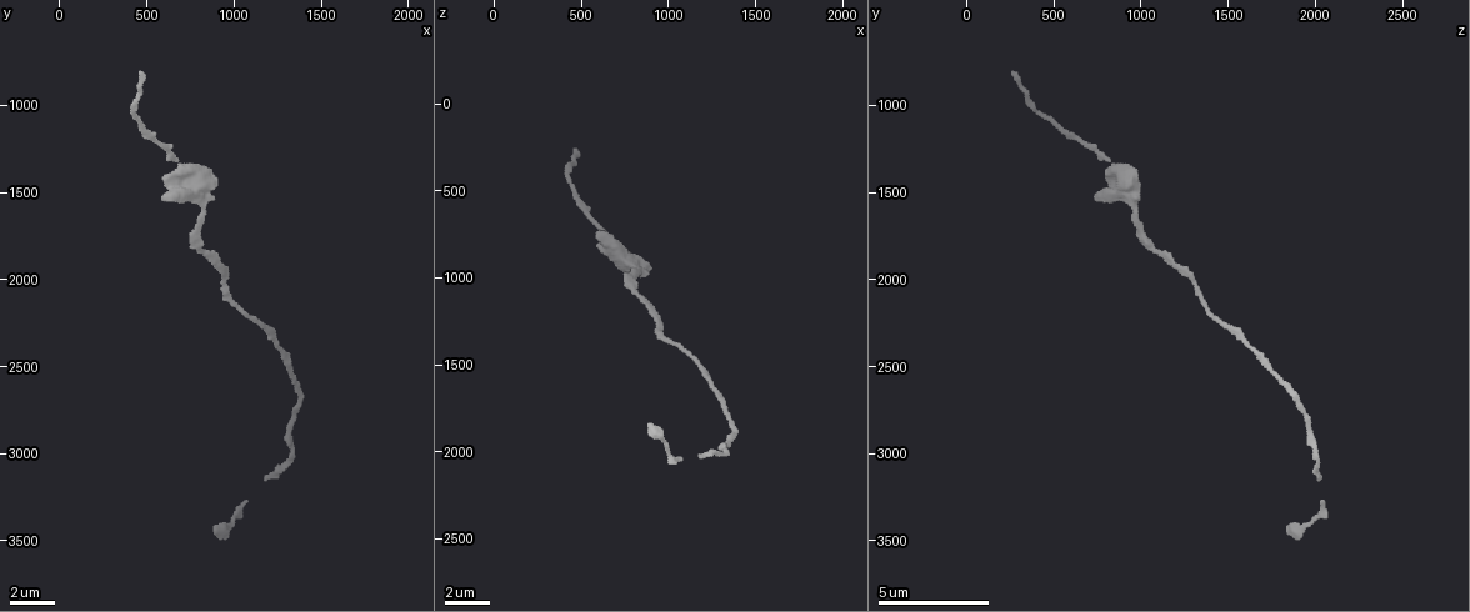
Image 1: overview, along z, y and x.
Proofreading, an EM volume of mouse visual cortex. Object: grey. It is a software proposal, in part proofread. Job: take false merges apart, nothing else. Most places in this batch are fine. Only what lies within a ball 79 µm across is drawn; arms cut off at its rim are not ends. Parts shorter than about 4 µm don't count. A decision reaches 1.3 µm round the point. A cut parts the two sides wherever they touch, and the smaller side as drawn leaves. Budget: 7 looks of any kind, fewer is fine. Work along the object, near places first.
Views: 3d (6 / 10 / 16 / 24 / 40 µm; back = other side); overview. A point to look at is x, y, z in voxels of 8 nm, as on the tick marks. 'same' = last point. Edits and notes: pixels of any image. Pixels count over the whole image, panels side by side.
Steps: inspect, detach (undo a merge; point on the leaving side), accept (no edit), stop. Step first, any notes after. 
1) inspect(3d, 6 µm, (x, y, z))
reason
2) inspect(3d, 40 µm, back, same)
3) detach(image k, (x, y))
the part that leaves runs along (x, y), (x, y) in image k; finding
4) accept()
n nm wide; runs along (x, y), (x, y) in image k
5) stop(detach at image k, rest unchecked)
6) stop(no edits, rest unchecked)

inspect(3d, 10 µm, (1020, 3300, 2040))
thick turns thin

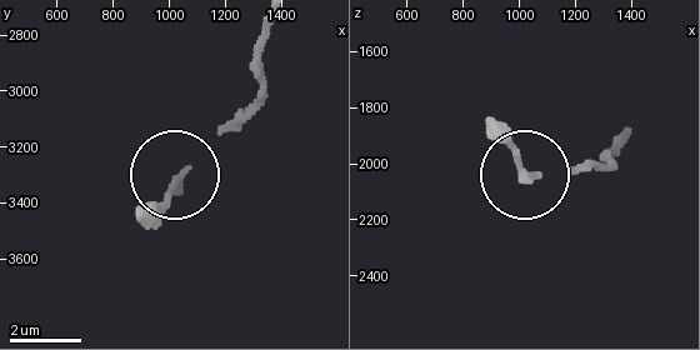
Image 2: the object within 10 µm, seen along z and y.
accept()
all the same neuron

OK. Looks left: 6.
inspect(3d, 10 µm, (1000, 2140, 1360))

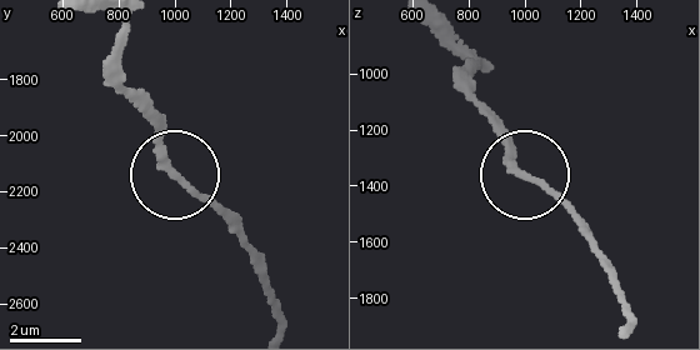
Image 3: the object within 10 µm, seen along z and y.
accept()
180 nm wide; runs along (173, 170), (250, 244) in image 3; all the same neuron

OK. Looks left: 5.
inspect(3d, 10 µm, (1340, 2560, 1780))
narrows sharply

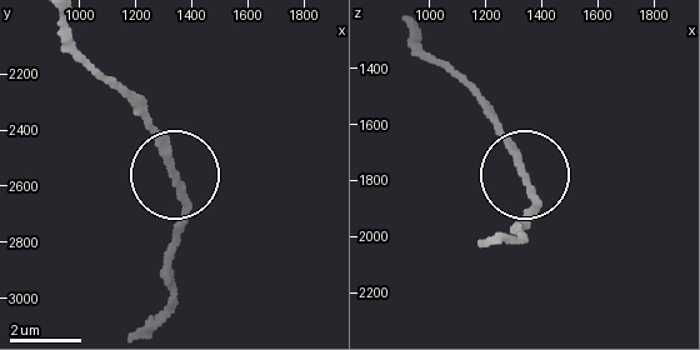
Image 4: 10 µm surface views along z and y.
accept()
runs along (430, 54), (510, 149), (535, 213), (529, 226) in image 4; one neuron here

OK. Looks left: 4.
inspect(3d, 16 µm, (820, 1560, 960))

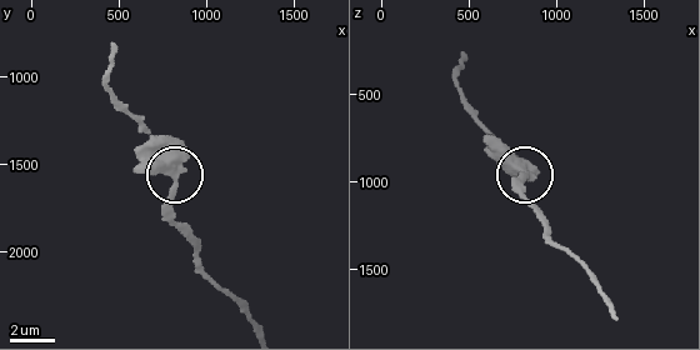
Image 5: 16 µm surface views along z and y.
accept()
420 nm wide; runs along (205, 269), (198, 243), (171, 210), (175, 176), (145, 144) in image 5; one neuron here

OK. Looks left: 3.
stop(no edits, rest unchecked)

